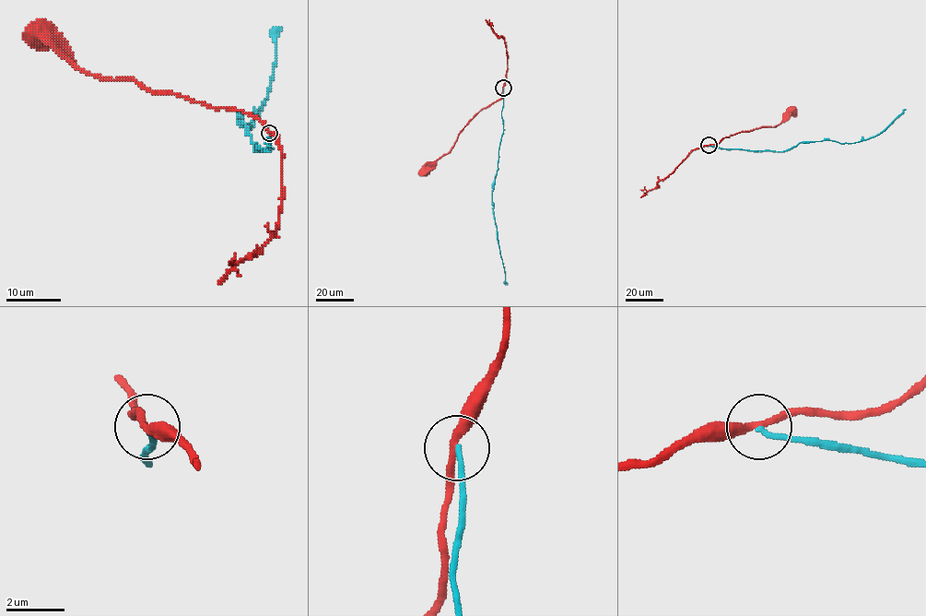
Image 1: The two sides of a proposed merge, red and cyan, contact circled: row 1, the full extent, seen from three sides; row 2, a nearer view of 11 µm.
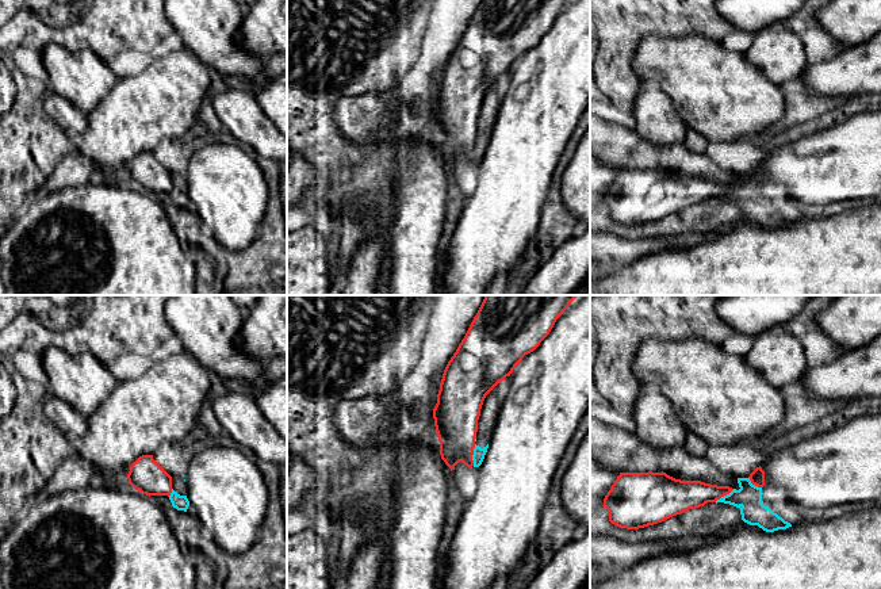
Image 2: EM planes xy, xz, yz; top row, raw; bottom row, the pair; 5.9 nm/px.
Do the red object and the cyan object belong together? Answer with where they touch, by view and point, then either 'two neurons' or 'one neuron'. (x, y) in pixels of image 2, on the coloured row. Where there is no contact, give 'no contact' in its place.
xz (472, 454) | two neurons

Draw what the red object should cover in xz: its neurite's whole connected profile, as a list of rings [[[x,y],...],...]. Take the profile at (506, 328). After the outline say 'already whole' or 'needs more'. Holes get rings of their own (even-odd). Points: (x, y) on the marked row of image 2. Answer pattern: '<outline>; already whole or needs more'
[[[484,295],[464,339],[448,362],[433,409],[440,455],[452,470],[461,462],[474,466],[478,420],[486,395],[510,376],[522,357],[549,334],[556,320],[578,295]]]; already whole

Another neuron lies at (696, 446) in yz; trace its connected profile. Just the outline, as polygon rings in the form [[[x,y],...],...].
[[[689,433],[683,447],[694,456],[706,456],[709,444],[700,436]]]

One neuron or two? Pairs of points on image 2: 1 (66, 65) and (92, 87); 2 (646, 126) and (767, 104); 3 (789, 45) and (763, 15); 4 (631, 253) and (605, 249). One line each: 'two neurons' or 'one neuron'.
1: one neuron
2: two neurons
3: two neurons
4: one neuron

